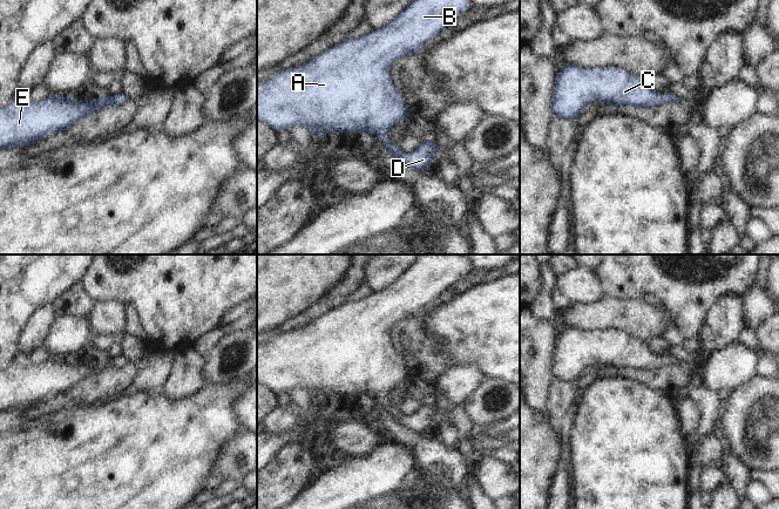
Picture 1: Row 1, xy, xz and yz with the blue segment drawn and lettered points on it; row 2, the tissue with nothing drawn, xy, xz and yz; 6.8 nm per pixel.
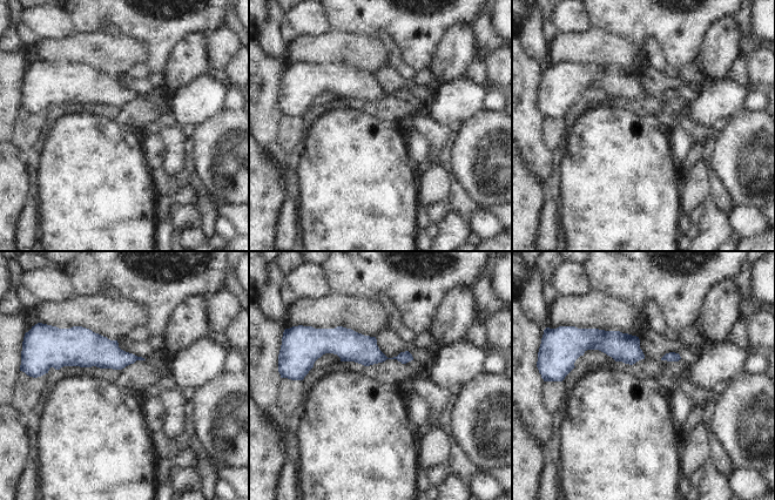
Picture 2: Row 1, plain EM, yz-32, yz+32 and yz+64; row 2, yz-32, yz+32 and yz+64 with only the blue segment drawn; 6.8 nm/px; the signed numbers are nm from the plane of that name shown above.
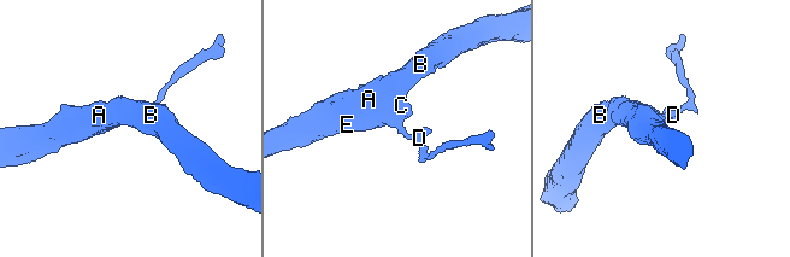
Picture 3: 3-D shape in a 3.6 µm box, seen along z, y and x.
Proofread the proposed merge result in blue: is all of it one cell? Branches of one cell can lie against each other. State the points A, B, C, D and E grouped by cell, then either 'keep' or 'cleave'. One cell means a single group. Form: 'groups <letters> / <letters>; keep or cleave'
groups A B C D E; keep

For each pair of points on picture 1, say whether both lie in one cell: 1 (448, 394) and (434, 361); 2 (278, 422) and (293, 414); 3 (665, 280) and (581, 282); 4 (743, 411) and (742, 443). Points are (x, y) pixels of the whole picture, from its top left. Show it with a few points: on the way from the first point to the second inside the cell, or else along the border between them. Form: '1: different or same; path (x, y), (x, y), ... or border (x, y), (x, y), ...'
1: different; border (451, 365), (435, 382)
2: same; path (282, 420), (290, 414)
3: different; border (593, 271), (601, 284), (604, 296)
4: same; path (743, 419), (743, 435)

